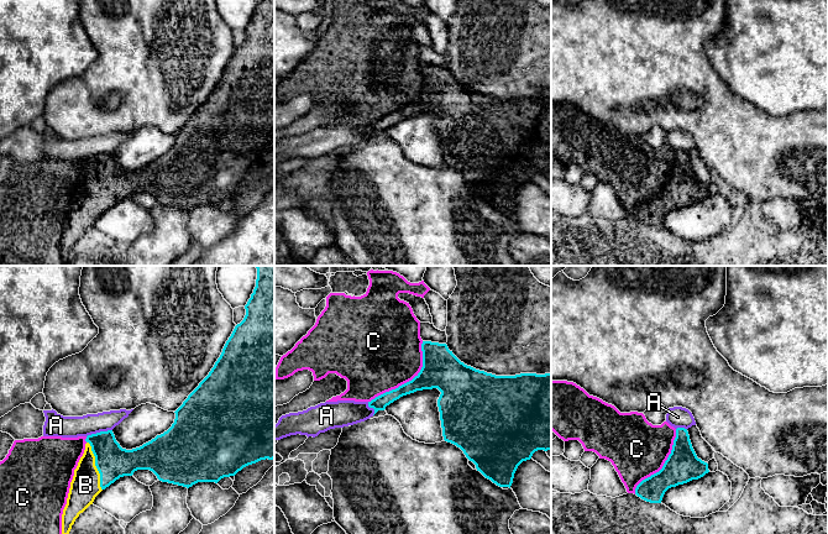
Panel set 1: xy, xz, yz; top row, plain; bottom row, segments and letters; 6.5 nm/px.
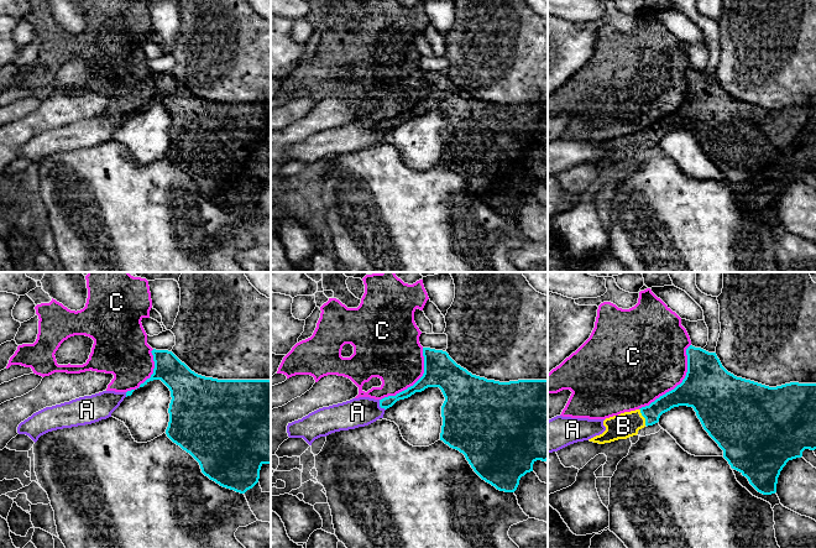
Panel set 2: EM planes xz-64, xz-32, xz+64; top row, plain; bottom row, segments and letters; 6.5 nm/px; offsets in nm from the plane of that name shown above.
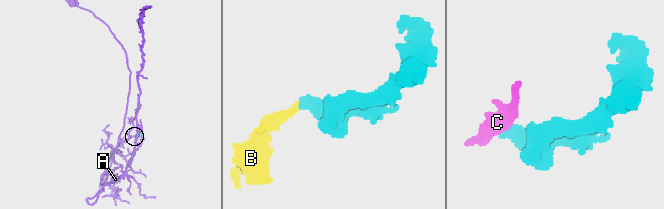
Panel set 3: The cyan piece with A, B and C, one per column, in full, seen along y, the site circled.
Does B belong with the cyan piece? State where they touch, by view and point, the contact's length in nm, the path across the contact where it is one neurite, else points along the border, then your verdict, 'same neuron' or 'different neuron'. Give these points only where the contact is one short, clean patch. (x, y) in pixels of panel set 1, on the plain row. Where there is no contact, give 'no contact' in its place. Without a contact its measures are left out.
meets cyan in xy at (95, 188); contact 340 nm long; same neuron

